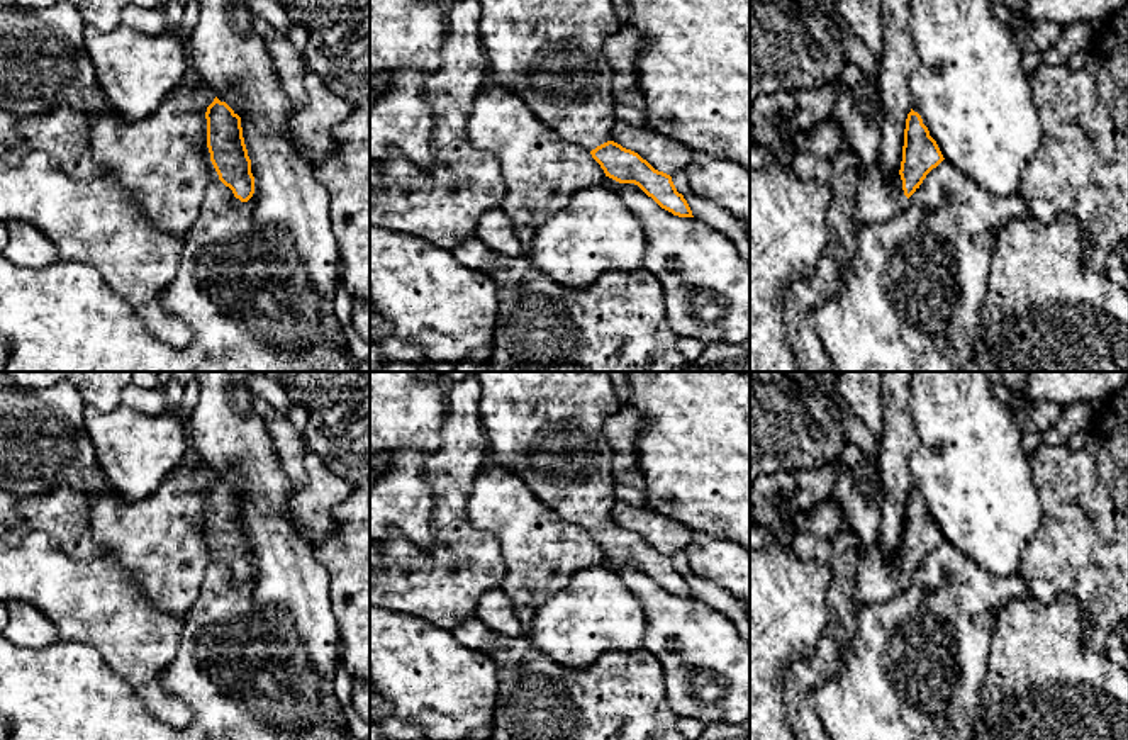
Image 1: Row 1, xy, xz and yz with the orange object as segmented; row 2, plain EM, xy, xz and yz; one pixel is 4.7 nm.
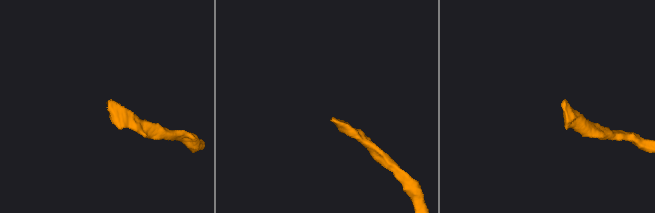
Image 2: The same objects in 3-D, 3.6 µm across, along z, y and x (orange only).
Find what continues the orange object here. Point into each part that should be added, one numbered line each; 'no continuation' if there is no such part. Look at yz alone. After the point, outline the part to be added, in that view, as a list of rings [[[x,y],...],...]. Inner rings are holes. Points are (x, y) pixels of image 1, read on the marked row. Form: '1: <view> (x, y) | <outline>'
1: yz (879, 196) | [[[879,161],[867,168],[860,165],[853,221],[857,226],[882,222],[909,204],[904,195],[901,175],[887,173]]]

